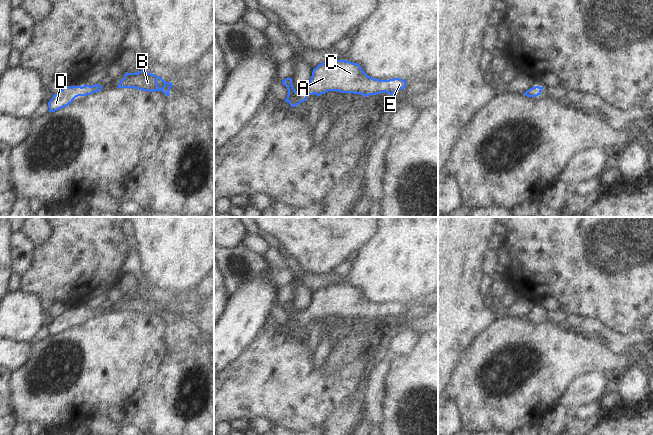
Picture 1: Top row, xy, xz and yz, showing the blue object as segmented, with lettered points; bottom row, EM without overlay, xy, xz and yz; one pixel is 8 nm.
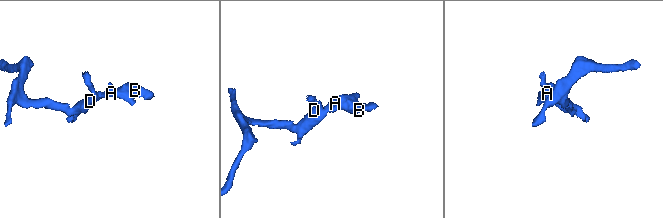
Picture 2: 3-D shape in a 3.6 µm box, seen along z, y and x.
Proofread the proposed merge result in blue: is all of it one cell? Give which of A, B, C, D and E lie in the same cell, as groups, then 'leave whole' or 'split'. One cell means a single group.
A B C D E | leave whole

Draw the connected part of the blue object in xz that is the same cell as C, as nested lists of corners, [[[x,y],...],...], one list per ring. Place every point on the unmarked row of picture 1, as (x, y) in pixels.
[[[346,284],[324,285],[313,293],[309,309],[304,315],[296,315],[292,303],[282,305],[288,313],[285,326],[295,331],[306,325],[308,319],[320,320],[328,315],[361,318],[365,321],[383,316],[393,318],[406,310],[406,305],[399,302],[380,304],[368,300],[361,290]]]

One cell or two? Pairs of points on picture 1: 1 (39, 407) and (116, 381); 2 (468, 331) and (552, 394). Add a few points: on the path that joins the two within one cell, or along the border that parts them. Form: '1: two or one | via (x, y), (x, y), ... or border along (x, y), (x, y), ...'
1: one | via (58, 396), (67, 394), (82, 381), (97, 381)
2: two | border along (493, 321), (470, 344), (462, 356)

